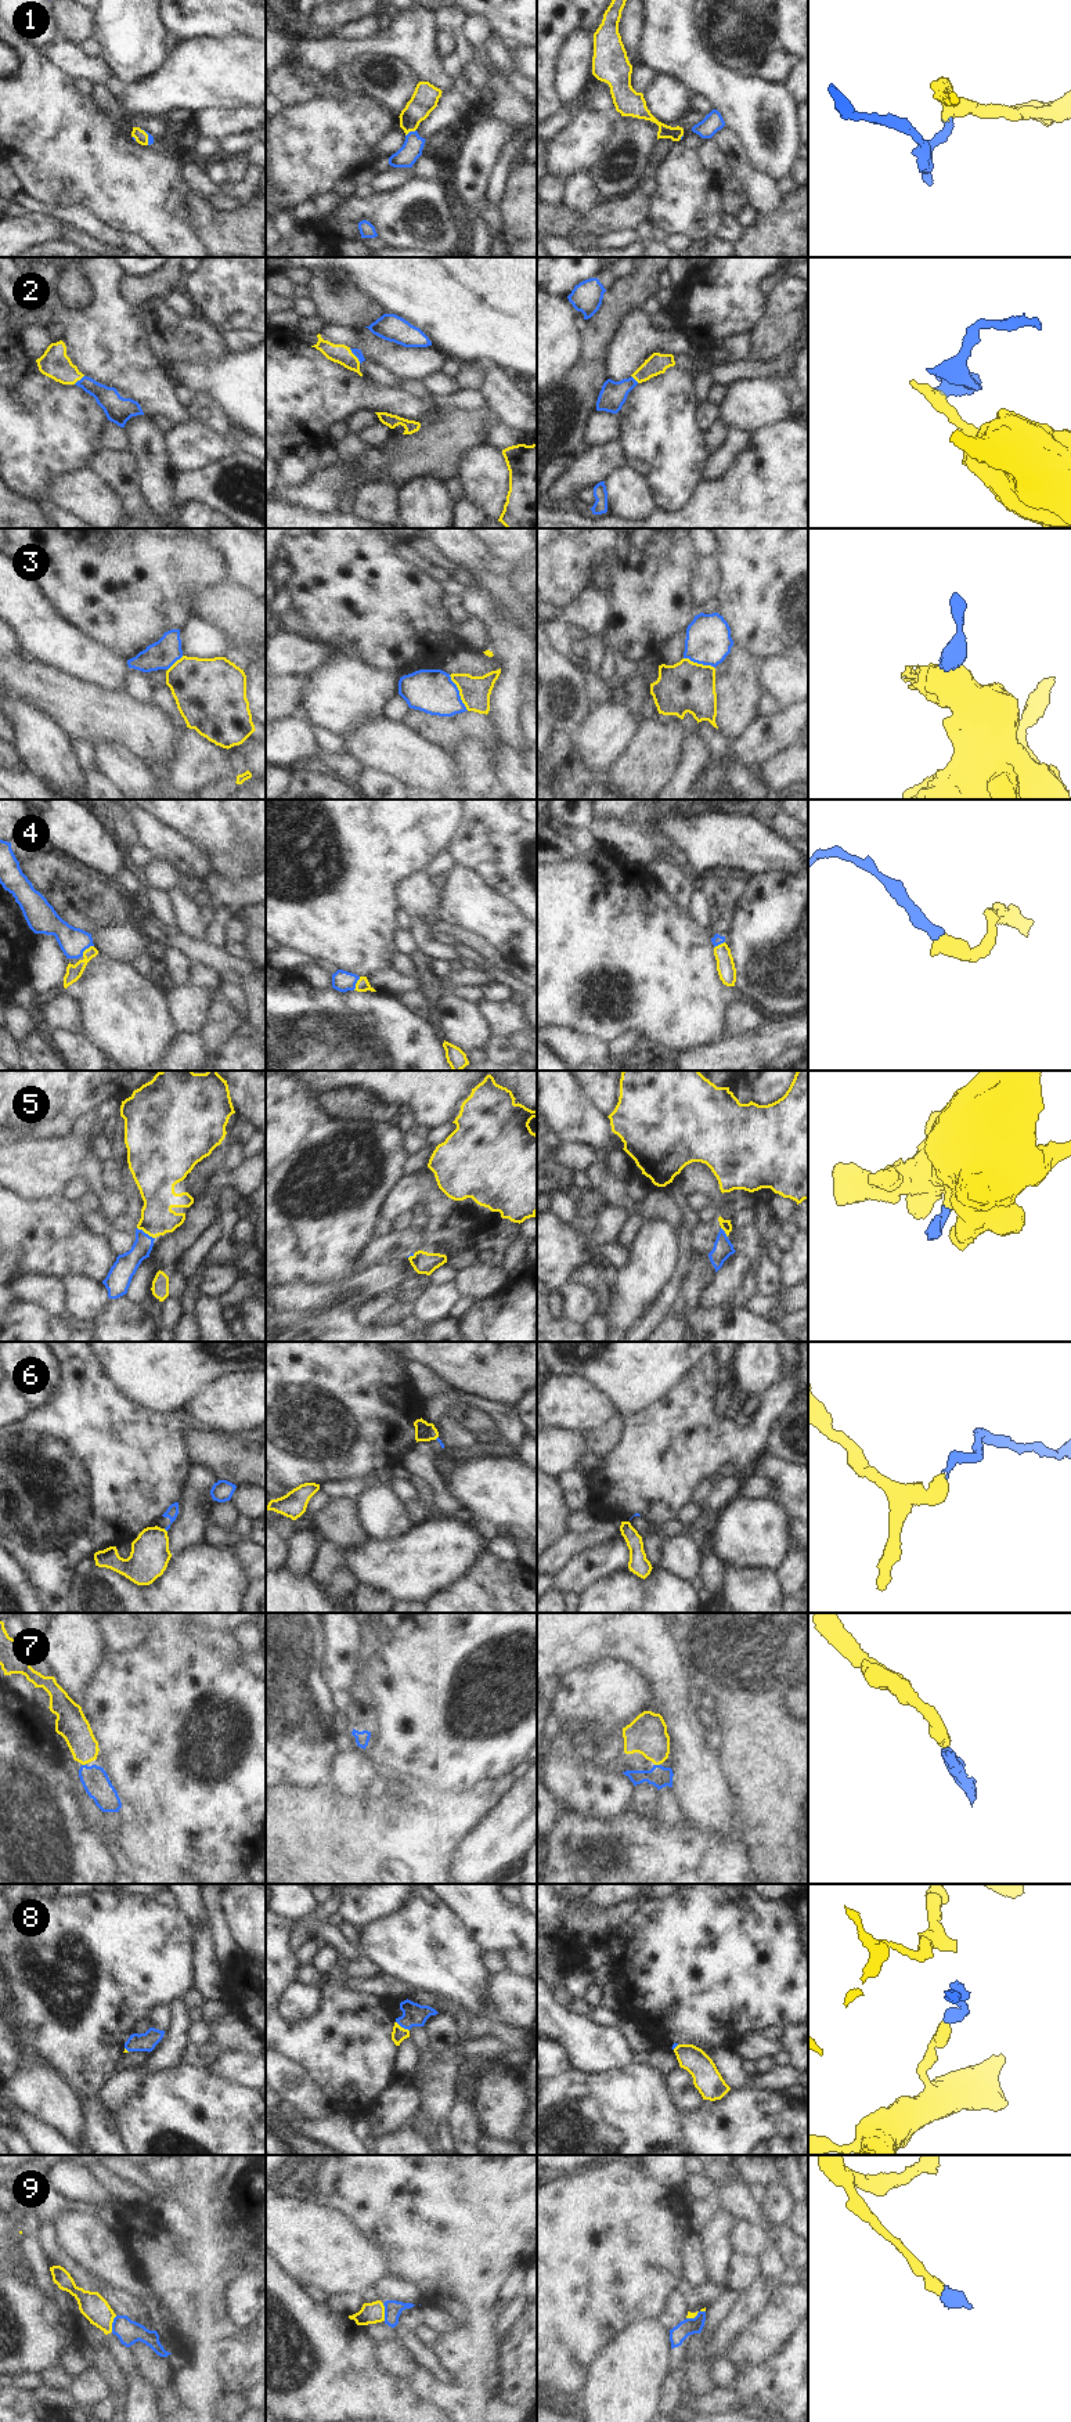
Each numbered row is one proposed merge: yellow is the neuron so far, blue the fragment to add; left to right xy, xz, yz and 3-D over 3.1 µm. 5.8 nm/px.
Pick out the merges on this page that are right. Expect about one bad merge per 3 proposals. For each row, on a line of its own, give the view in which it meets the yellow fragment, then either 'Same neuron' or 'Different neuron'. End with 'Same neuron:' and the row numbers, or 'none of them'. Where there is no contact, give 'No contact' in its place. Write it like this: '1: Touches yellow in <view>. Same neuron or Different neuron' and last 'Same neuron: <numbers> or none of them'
1: Touches yellow in xz. Same neuron
2: Touches yellow in xy. Same neuron
3: Touches yellow in xz. Different neuron
4: Touches yellow in xy. Same neuron
5: Touches yellow in xy. Same neuron
6: Touches yellow in xy. Different neuron
7: Touches yellow in yz. Same neuron
8: Touches yellow in xz. Same neuron
9: Touches yellow in xz. Different neuron
Same neuron: 1, 2, 4, 5, 7, 8

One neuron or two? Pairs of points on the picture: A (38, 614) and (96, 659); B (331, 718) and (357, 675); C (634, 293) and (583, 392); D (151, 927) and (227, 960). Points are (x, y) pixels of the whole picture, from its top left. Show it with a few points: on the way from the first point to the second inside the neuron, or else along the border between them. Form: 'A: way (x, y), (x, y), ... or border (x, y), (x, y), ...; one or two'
A: way (51, 628), (82, 656); one
B: way (339, 707), (339, 697), (346, 690), (346, 686); one
C: way (609, 316), (597, 334), (592, 367); one
D: way (170, 939), (179, 939), (208, 955); one

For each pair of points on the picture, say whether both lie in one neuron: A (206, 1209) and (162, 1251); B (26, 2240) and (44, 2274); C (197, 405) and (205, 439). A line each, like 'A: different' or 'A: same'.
A: same
B: same
C: different

